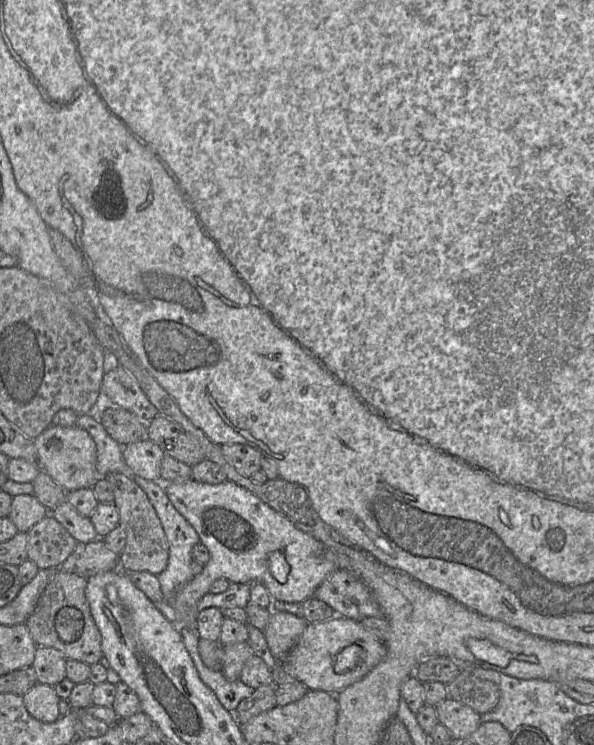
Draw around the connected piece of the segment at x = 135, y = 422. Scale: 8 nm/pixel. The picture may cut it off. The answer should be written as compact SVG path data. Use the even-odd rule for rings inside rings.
M112 405L102 413L100 423L123 447L147 439L147 422L124 408Z

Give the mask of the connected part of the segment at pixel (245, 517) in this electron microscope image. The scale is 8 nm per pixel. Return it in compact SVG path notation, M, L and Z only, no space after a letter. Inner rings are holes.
M189 479L186 481L181 482L169 482L169 483L163 483L165 487L165 492L174 505L174 507L177 509L177 511L184 516L184 518L193 526L193 528L197 531L200 543L202 543L204 546L207 547L210 554L209 561L204 564L203 570L197 574L194 575L193 578L181 586L175 597L172 601L172 606L176 613L176 624L179 627L195 627L197 615L199 612L198 604L202 597L210 592L211 584L219 578L225 578L230 583L243 583L243 584L253 584L256 582L259 582L263 584L266 589L268 590L271 598L273 600L277 601L283 601L283 602L289 602L289 603L302 603L304 600L313 597L316 589L323 583L324 580L326 580L335 570L338 568L338 556L330 551L321 541L317 540L310 534L303 532L302 530L298 529L289 519L272 509L270 506L268 506L266 503L264 503L260 498L255 496L253 493L251 493L246 488L243 488L239 485L237 485L235 482L226 480L219 484L209 484L204 482L199 482L194 479Z

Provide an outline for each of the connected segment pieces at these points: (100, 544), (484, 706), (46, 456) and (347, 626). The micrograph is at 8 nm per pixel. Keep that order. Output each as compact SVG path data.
M102 538L87 543L78 542L59 568L89 577L118 568L118 554L111 550Z
M463 668L446 686L447 698L466 704L480 715L492 711L500 699L500 690L495 683L478 678Z
M50 425L34 440L37 463L66 492L92 488L98 480L97 449L90 434L76 426Z
M335 615L326 621L308 623L295 646L280 664L309 690L337 695L364 678L386 657L385 642L364 628L359 621Z

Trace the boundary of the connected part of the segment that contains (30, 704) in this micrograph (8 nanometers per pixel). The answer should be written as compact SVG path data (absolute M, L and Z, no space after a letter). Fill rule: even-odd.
M36 683L22 697L28 713L41 722L52 723L63 713L63 703L54 686Z

